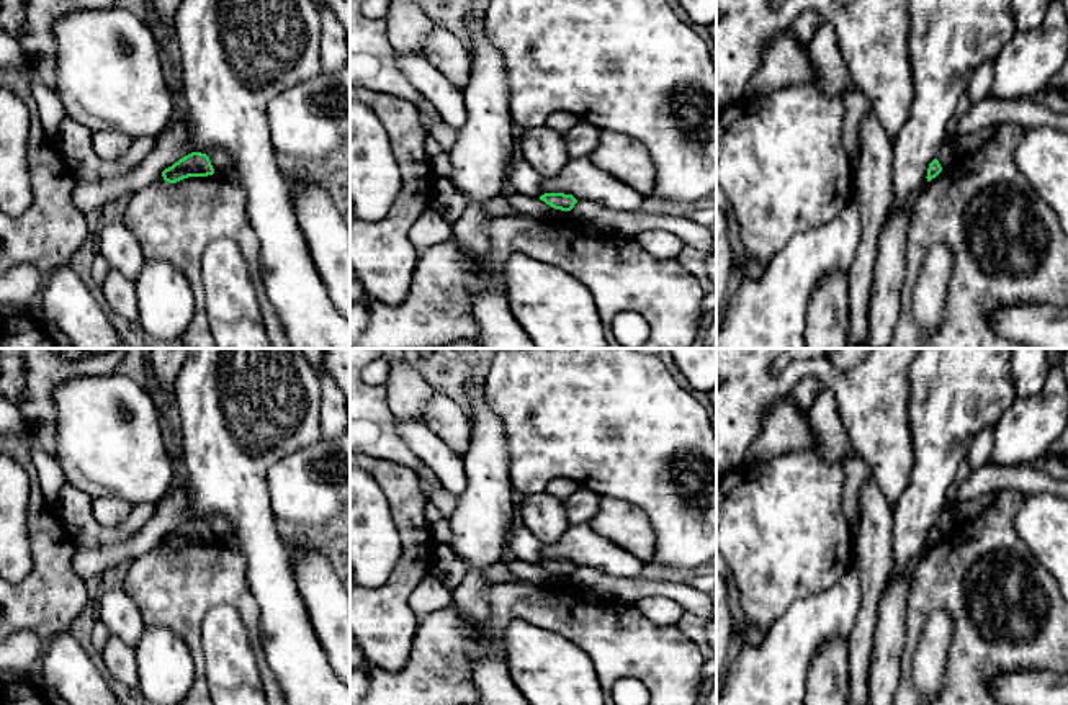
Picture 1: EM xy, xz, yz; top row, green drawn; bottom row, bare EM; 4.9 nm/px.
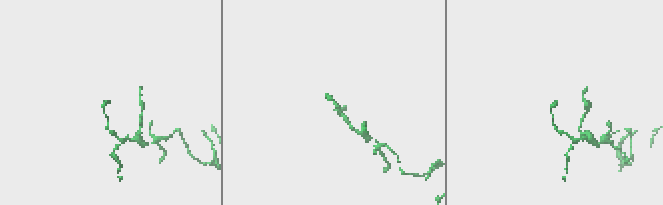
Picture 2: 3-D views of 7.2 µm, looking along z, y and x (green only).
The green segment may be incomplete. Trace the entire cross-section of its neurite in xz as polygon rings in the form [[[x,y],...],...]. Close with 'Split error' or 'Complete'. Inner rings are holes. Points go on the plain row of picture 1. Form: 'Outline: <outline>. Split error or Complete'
Outline: [[[545,559],[540,563],[541,568],[550,571],[554,576],[571,577],[577,566],[572,561],[564,559]]]. Complete

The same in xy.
Outline: [[[191,519],[178,528],[175,528],[172,533],[165,535],[162,538],[162,543],[168,550],[177,550],[188,543],[208,543],[213,540],[214,535],[211,532],[209,523],[201,519]]]. Complete

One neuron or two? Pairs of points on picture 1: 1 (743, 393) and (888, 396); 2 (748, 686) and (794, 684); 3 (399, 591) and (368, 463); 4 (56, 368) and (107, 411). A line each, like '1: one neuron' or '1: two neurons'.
1: one neuron
2: one neuron
3: one neuron
4: two neurons

